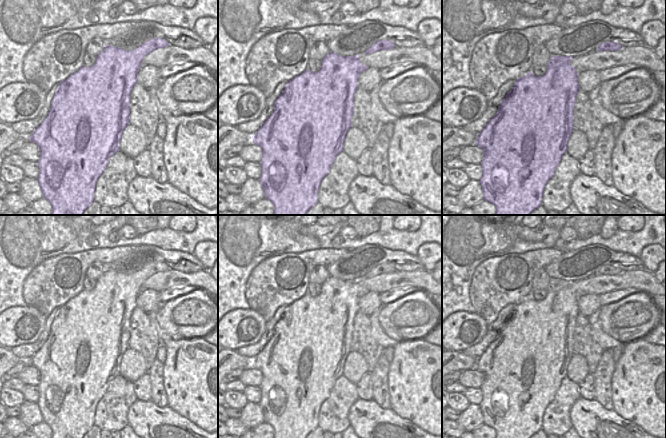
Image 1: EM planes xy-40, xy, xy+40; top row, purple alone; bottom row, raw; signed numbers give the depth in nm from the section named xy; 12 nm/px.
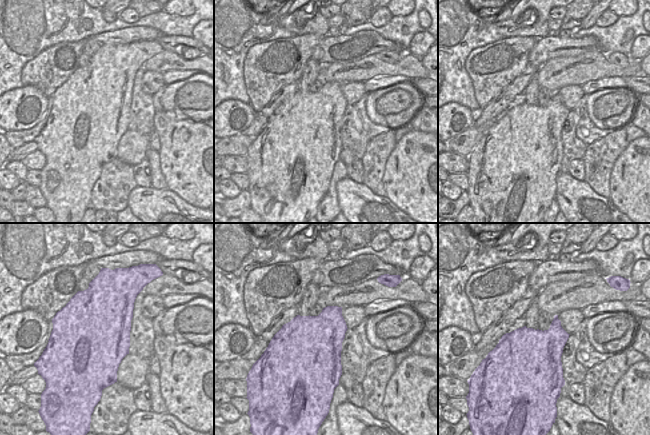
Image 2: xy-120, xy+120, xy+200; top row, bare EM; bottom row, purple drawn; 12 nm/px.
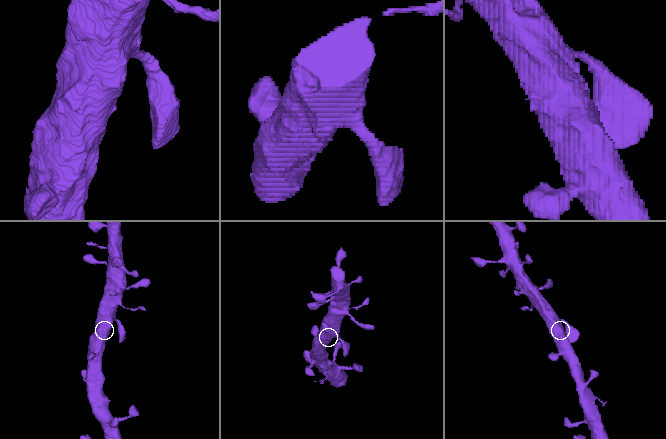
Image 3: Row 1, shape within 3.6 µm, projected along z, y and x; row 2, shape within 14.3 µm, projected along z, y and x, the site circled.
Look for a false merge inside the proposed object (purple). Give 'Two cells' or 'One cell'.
One cell

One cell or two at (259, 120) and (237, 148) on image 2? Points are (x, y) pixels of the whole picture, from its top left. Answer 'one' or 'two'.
two

